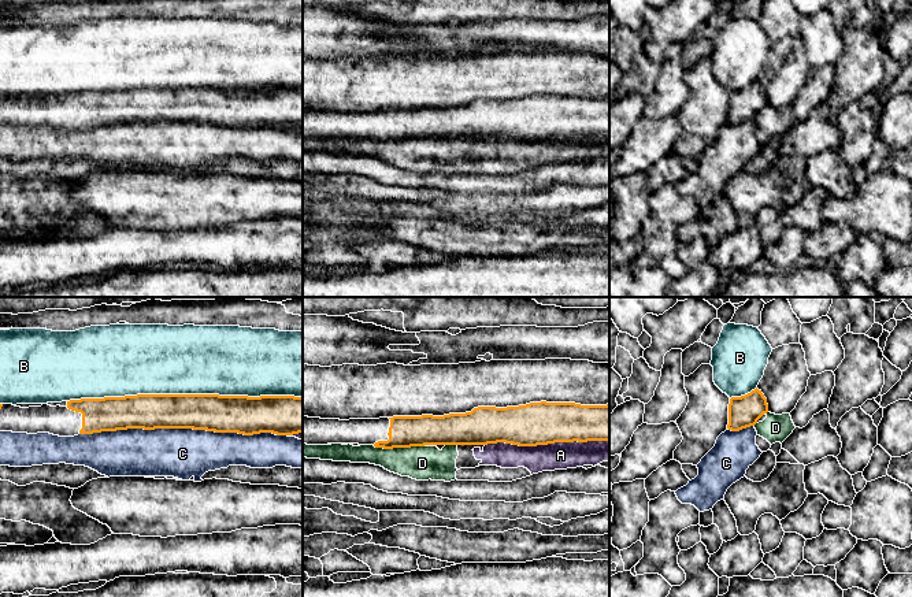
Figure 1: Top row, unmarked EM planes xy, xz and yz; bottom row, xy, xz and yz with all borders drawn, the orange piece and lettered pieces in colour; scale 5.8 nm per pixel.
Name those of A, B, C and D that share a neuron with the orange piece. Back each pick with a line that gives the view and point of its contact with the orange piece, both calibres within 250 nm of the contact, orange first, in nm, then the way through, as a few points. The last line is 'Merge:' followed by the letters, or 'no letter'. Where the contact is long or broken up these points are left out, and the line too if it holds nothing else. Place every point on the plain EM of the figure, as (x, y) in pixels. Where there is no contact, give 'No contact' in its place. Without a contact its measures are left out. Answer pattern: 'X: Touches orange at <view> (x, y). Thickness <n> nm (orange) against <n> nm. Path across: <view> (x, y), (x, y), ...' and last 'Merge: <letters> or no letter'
Merge: no letter

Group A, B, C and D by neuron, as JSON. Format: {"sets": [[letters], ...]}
{"sets": [["A", "D"], ["B"], ["C"]]}

